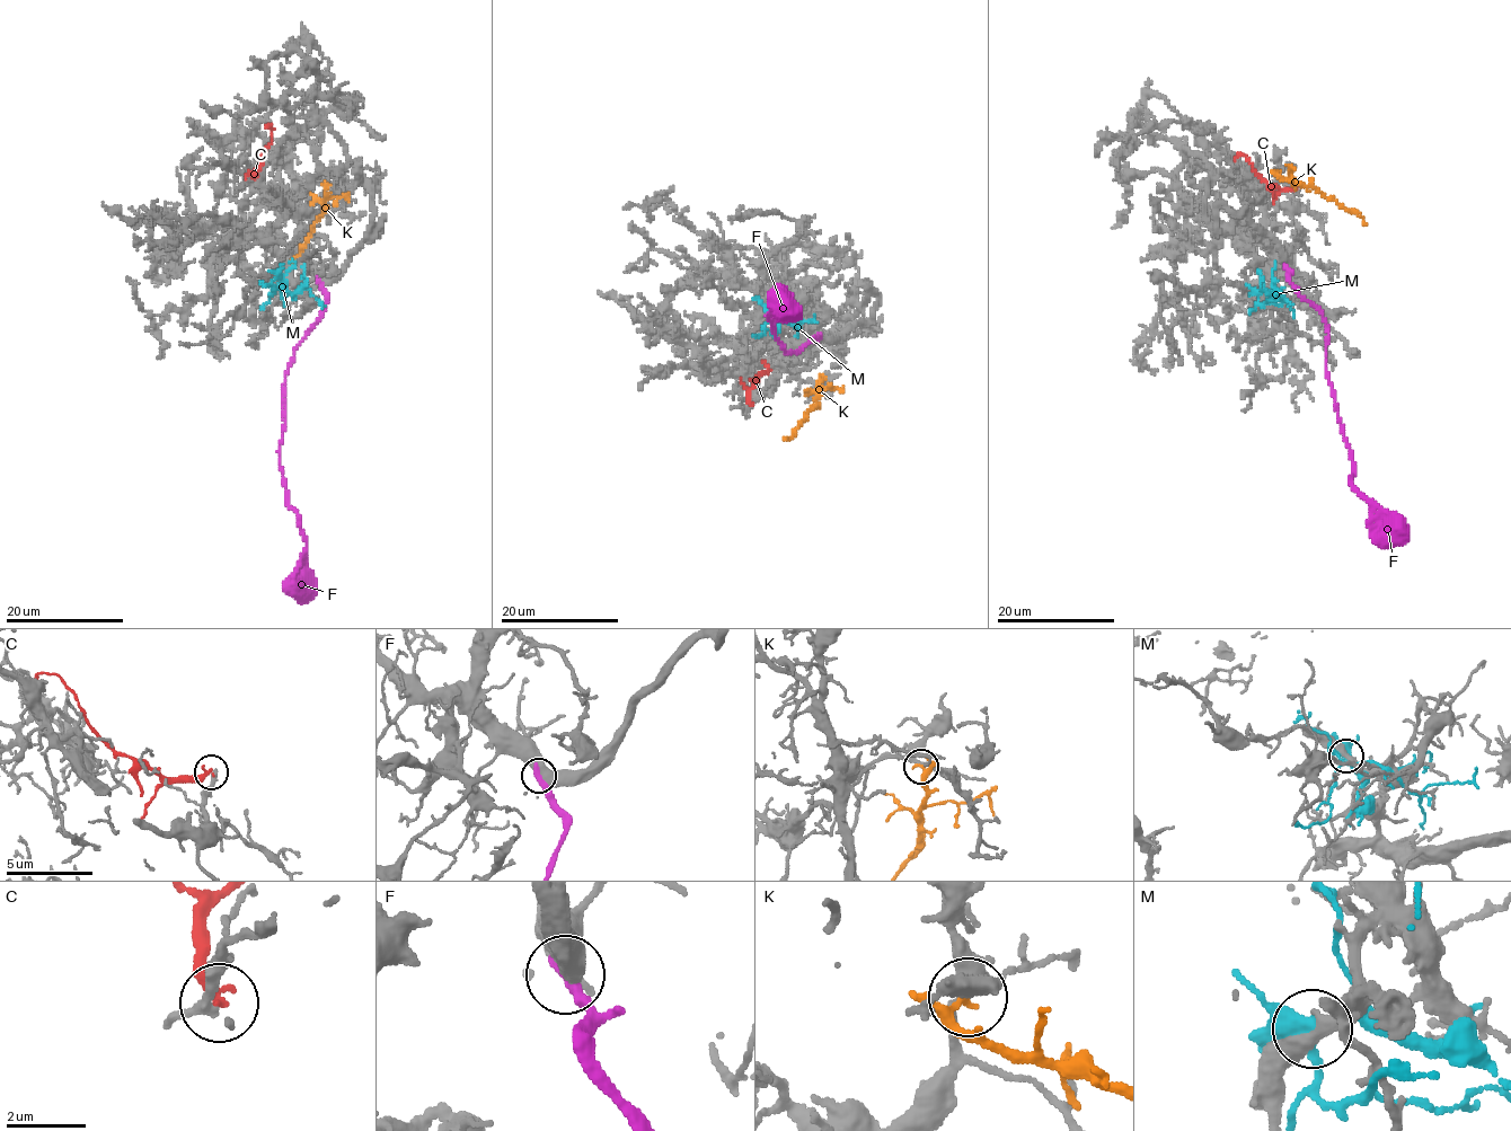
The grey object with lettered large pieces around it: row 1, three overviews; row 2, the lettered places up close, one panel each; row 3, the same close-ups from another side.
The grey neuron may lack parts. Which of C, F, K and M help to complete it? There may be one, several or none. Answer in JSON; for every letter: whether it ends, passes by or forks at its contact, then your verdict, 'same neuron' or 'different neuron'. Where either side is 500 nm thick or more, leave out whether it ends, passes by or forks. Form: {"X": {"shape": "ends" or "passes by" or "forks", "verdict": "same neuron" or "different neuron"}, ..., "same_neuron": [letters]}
{"C": {"shape": "ends", "verdict": "different neuron"}, "F": {"verdict": "same neuron"}, "K": {"shape": "passes by", "verdict": "different neuron"}, "M": {"shape": "forks", "verdict": "different neuron"}, "same_neuron": ["F"]}

